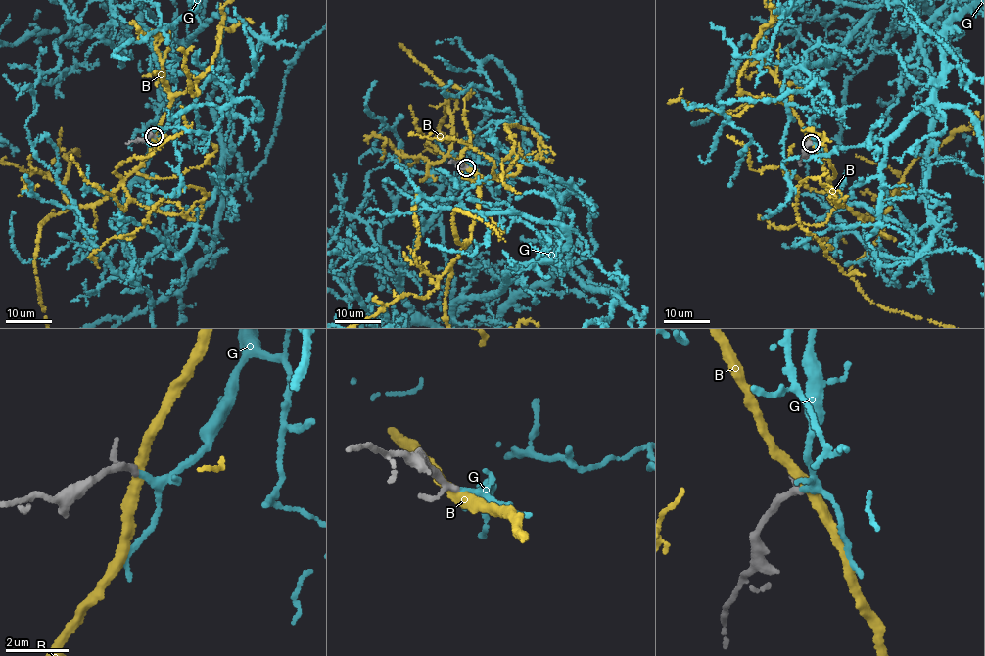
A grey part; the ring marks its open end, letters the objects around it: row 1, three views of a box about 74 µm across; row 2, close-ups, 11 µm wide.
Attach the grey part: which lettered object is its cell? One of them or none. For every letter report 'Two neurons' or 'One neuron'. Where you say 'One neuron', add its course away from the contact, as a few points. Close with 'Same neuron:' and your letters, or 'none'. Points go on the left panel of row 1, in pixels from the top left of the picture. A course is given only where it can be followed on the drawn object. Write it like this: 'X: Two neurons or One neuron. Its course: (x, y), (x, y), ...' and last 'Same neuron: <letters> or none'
B: Two neurons
G: One neuron
Same neuron: G

